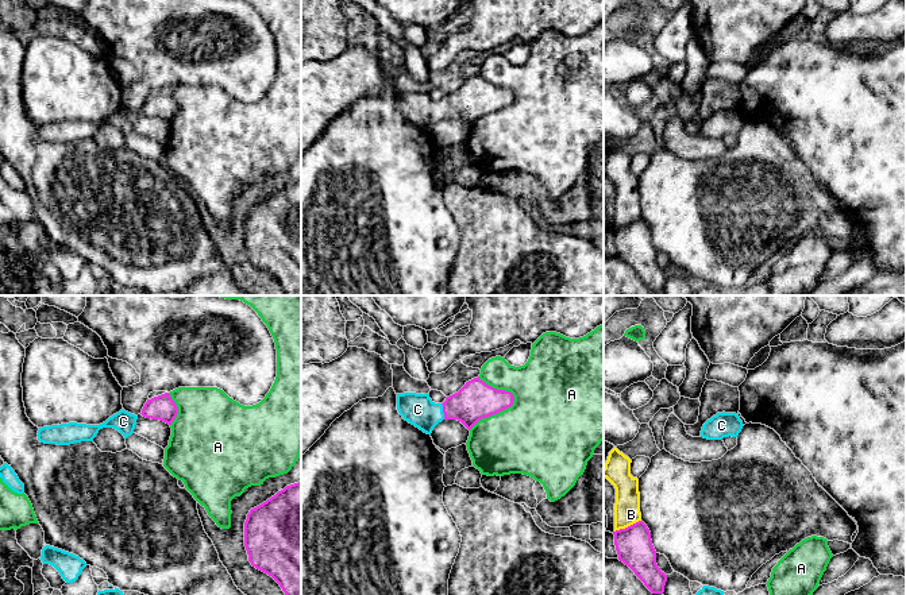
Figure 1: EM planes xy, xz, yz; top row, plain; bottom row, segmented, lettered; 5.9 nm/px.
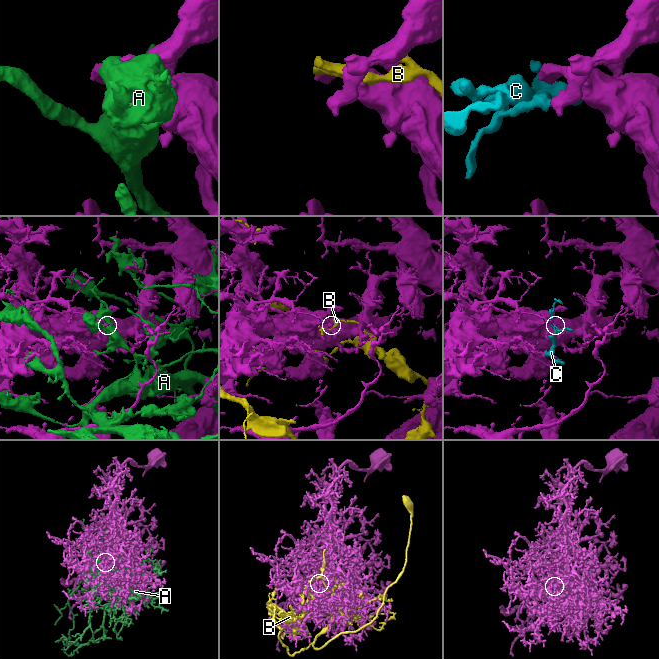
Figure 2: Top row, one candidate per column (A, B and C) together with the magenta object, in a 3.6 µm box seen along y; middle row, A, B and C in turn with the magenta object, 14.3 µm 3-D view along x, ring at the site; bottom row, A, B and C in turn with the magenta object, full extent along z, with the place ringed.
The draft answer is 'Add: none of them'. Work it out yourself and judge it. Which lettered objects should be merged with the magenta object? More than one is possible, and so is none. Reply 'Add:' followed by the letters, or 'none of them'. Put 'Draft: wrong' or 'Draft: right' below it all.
Add: C
Draft: wrong

